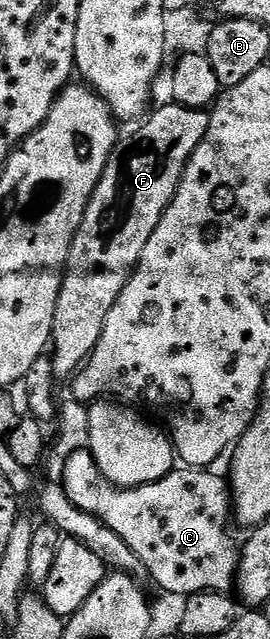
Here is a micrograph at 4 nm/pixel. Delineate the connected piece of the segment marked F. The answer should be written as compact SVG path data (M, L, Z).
M167 103L167 107L138 125L143 127L136 128L127 139L119 138L88 201L84 221L80 221L56 301L52 358L59 380L69 380L96 349L112 305L116 305L130 274L138 266L148 237L160 225L160 217L164 217L180 185L186 162L210 127L209 110Z

